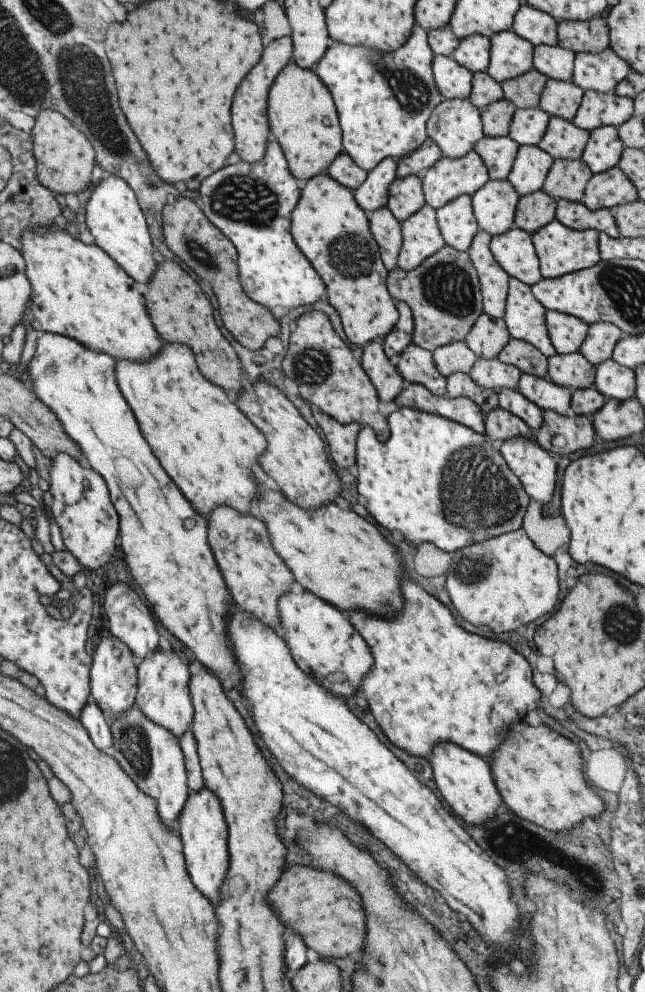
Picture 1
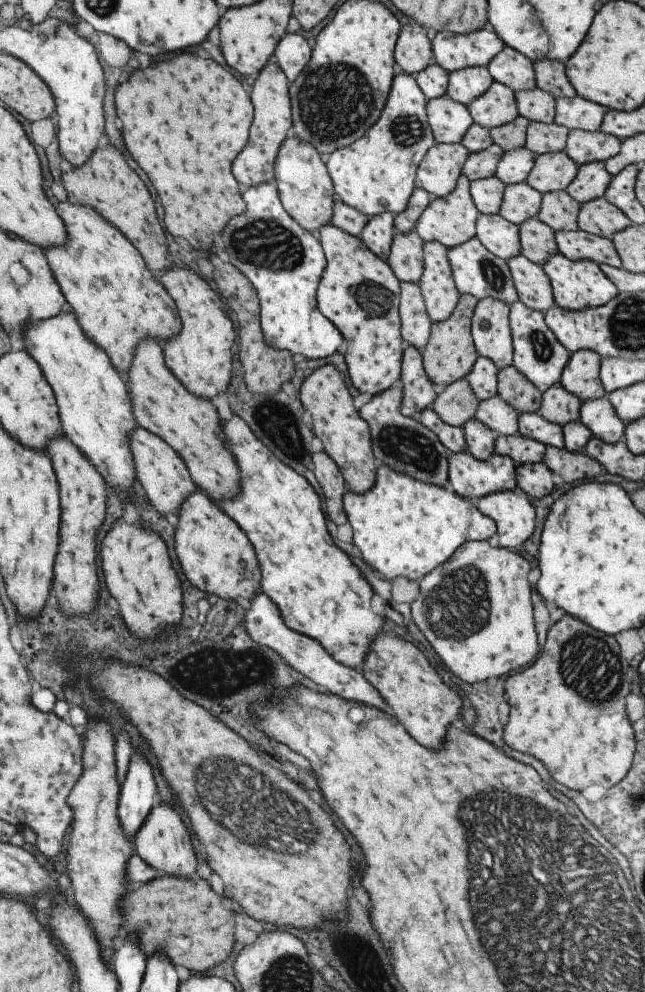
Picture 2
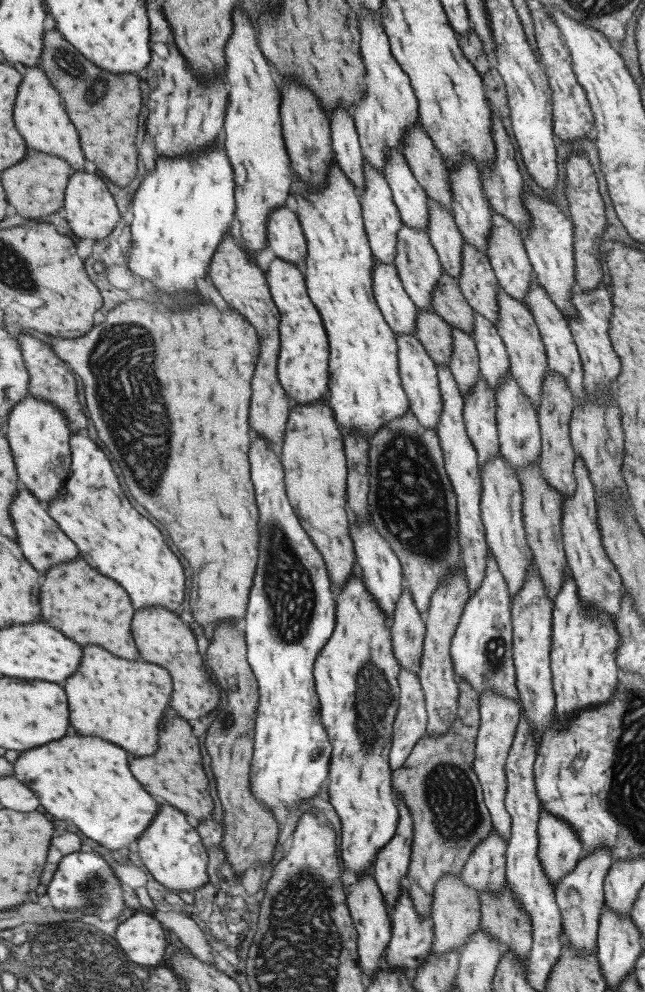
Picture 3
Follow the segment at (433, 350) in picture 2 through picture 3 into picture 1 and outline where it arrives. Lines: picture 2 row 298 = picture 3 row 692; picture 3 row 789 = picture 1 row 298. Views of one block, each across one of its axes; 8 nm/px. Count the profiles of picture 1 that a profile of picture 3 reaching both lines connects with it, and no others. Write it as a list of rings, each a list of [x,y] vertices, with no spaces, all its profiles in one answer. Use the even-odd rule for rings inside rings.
[[[443,245],[419,266],[405,271],[399,267],[386,273],[389,296],[405,302],[412,314],[412,343],[430,353],[449,342],[463,341],[475,319],[482,313],[480,286],[467,252]]]

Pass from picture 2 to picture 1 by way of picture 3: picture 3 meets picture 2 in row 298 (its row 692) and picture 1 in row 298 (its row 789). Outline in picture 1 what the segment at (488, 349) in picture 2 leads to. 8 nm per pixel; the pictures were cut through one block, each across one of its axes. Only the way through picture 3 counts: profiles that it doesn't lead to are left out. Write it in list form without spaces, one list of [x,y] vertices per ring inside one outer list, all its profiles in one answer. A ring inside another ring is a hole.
[[[477,230],[466,252],[478,276],[482,313],[501,319],[510,276],[495,262],[489,248],[490,238],[489,233]]]

